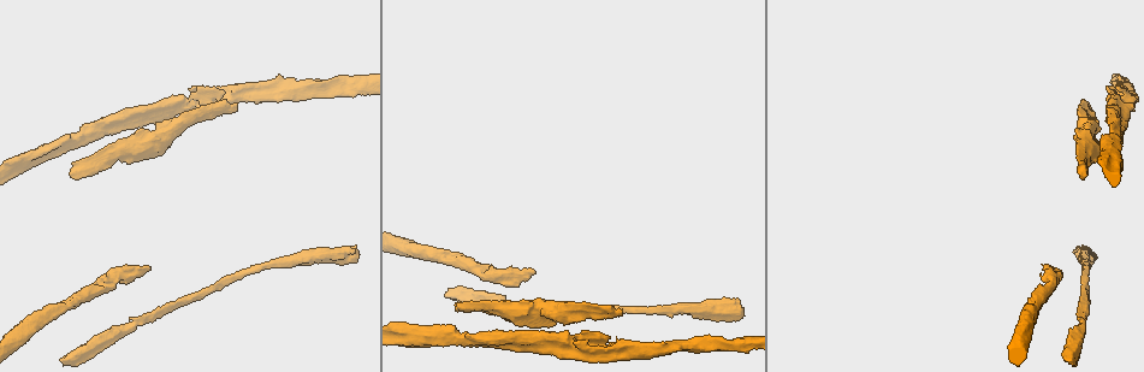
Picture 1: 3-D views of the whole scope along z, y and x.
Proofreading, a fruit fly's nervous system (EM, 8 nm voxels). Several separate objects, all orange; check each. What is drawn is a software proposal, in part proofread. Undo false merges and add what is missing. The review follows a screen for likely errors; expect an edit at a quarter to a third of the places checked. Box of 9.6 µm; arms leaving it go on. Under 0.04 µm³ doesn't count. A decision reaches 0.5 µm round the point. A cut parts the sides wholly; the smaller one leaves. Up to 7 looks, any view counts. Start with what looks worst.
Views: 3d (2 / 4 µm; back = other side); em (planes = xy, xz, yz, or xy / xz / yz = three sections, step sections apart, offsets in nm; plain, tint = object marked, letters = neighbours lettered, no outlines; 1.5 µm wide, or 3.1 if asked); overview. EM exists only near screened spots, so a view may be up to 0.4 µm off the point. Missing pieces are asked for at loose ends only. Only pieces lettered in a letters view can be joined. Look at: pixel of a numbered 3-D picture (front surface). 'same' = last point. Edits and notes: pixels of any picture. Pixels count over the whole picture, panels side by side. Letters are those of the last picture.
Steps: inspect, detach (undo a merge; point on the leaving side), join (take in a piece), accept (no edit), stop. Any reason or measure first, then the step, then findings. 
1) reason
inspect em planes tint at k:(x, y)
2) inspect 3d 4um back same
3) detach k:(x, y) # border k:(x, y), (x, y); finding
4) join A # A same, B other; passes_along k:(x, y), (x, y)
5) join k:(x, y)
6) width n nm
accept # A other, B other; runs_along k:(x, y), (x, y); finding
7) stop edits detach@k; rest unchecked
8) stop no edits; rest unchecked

thick turns thin
inspect 3d 4um at 1:(184, 124)

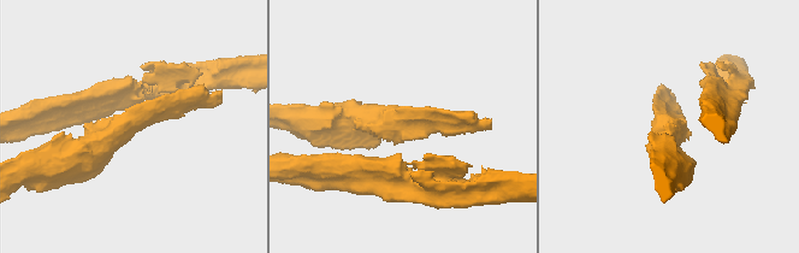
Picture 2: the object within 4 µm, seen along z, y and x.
inspect em xz step 8 letters at 2:(403, 119)

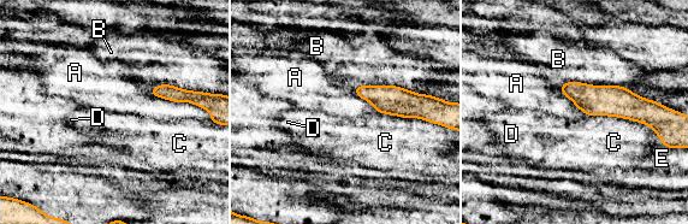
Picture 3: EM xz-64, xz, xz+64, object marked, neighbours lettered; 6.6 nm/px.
cut it another way
inspect em planes letters same

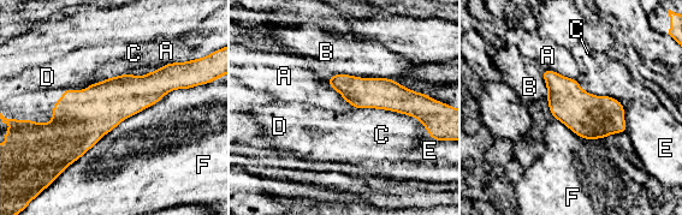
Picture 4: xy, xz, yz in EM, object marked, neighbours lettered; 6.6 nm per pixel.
accept # A other, B other, C other, D other, E other, F other; border 4:(189, 88), (123, 119), (59, 175); one neuron here

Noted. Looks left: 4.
an open end
inspect em yz step 4 letters at 1:(123, 128)

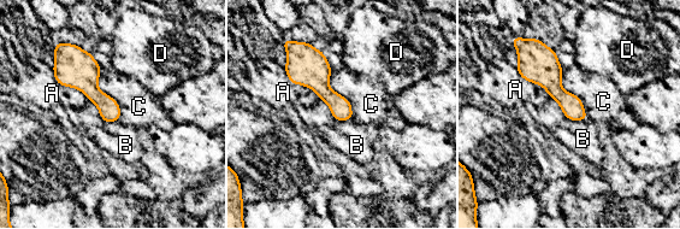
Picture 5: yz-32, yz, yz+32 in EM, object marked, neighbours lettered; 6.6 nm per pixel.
width 140 nm
accept # A other, B other, C other, D other; border 5:(562, 70), (587, 118); none of them fits

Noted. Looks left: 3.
side arm on a straight run
inspect 3d 4um at 1:(54, 145)

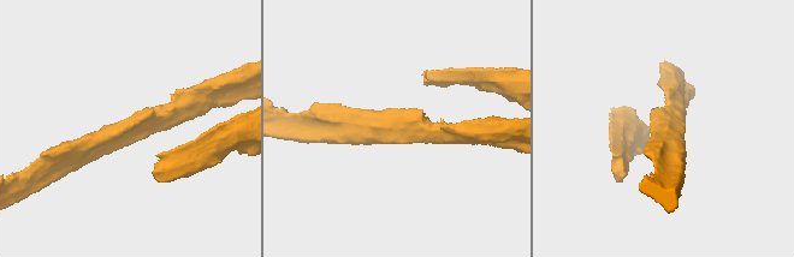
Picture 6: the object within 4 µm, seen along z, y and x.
inspect em yz step 4 letters at 6:(127, 131)

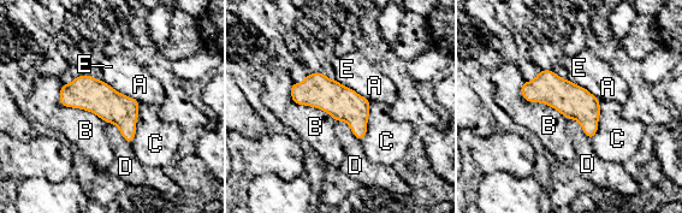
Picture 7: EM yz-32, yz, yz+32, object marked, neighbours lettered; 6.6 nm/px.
accept # A other, B other, C other, D other, E other; all the same neuron

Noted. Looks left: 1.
stop no edits; rest unchecked

